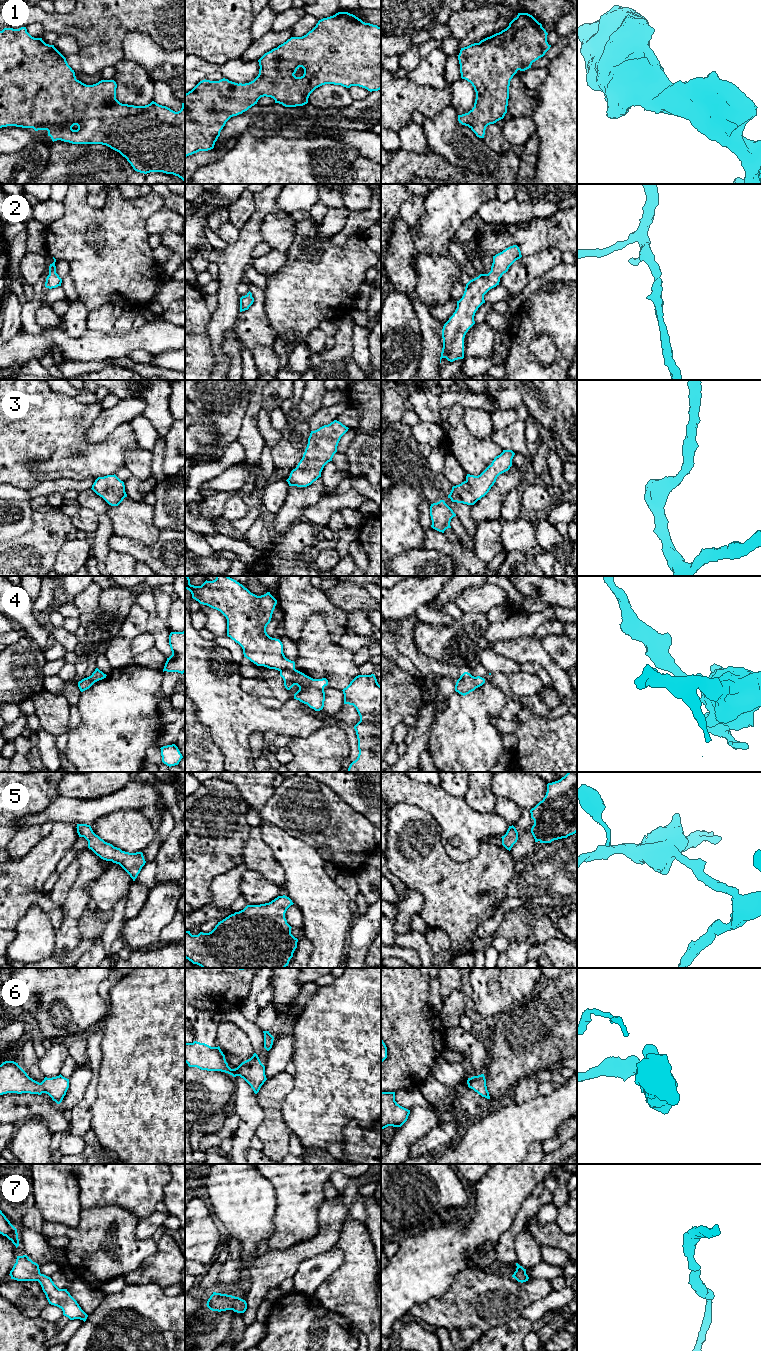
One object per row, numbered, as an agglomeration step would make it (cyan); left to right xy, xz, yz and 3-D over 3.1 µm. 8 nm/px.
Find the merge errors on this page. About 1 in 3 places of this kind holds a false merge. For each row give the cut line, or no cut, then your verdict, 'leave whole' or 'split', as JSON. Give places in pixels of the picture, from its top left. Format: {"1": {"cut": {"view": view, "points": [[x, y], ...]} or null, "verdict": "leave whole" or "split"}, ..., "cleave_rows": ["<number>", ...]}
{"1": {"cut": null, "verdict": "leave whole"}, "2": {"cut": null, "verdict": "leave whole"}, "3": {"cut": null, "verdict": "leave whole"}, "4": {"cut": null, "verdict": "leave whole"}, "5": {"cut": null, "verdict": "leave whole"}, "6": {"cut": null, "verdict": "leave whole"}, "7": {"cut": null, "verdict": "leave whole"}, "cleave_rows": []}

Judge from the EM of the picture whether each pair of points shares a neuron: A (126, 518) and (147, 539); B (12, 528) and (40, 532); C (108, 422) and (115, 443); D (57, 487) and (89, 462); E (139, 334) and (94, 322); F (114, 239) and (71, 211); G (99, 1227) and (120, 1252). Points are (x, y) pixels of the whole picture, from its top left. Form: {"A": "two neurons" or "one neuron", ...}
{"A": "one neuron", "B": "two neurons", "C": "two neurons", "D": "two neurons", "E": "two neurons", "F": "one neuron", "G": "one neuron"}

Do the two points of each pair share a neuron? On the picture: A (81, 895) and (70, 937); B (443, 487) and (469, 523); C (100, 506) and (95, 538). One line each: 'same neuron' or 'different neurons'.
A: same neuron
B: same neuron
C: same neuron

